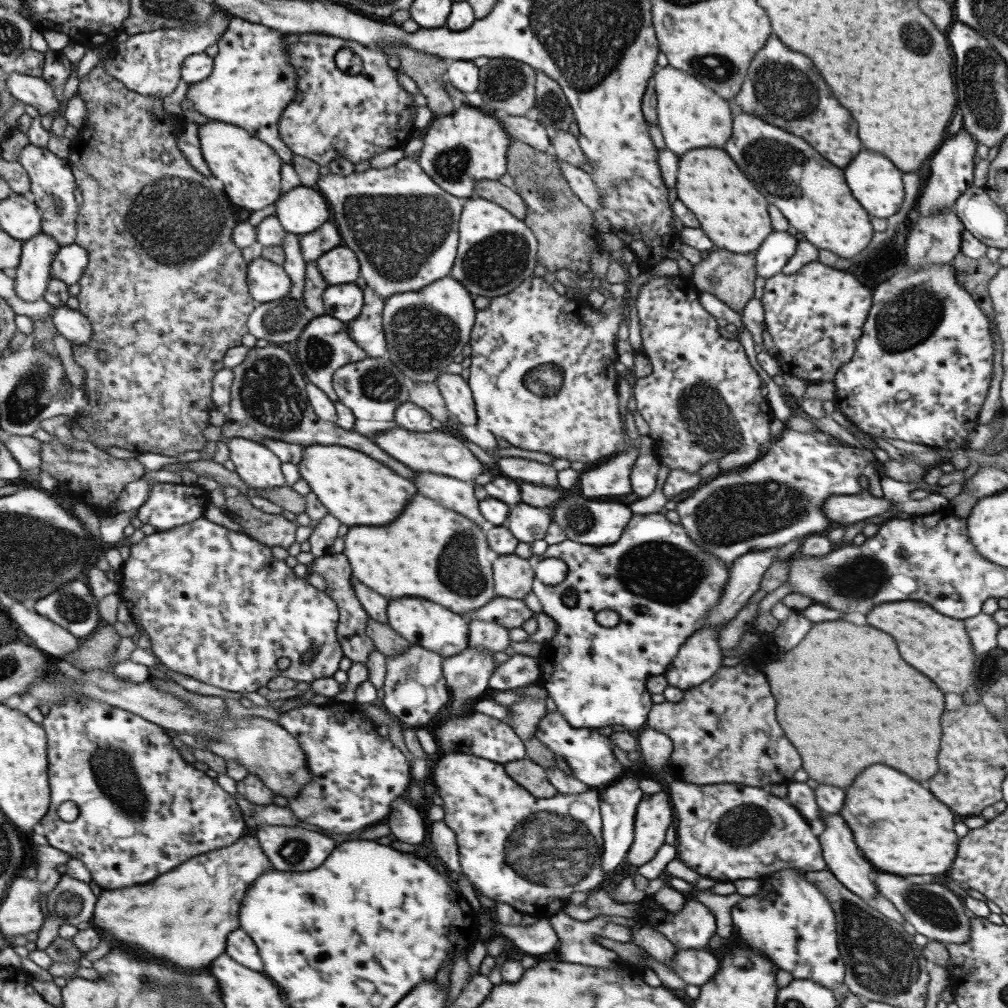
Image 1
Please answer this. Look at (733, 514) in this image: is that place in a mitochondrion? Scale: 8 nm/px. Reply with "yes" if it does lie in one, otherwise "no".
yes

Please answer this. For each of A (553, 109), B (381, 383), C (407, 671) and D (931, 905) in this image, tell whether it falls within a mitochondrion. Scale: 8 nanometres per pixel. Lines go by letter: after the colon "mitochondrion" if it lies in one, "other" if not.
A: mitochondrion
B: mitochondrion
C: mitochondrion
D: mitochondrion

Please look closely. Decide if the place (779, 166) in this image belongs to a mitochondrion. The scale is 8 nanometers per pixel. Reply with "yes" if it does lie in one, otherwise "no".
yes

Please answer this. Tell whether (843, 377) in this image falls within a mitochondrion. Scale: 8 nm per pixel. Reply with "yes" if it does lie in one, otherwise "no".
no

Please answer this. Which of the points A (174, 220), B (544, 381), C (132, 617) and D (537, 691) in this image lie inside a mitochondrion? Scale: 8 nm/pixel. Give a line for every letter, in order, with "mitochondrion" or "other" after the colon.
A: mitochondrion
B: mitochondrion
C: other
D: other

